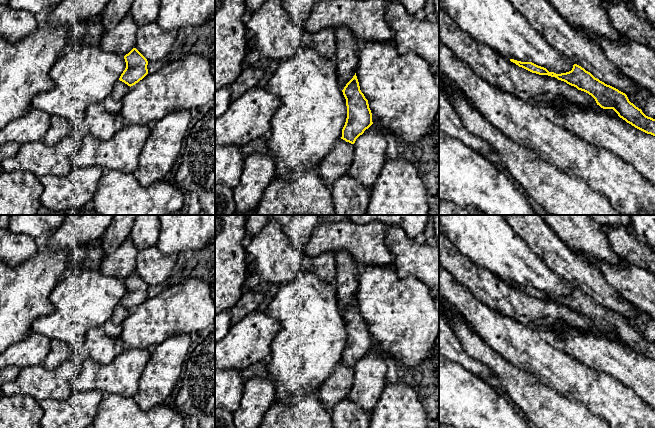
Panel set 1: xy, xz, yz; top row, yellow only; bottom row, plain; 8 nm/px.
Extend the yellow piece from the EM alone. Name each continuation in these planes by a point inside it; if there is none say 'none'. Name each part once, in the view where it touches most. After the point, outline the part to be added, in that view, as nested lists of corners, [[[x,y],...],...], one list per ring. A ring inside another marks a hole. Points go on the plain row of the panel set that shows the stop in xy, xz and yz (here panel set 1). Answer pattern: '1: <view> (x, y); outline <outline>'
none

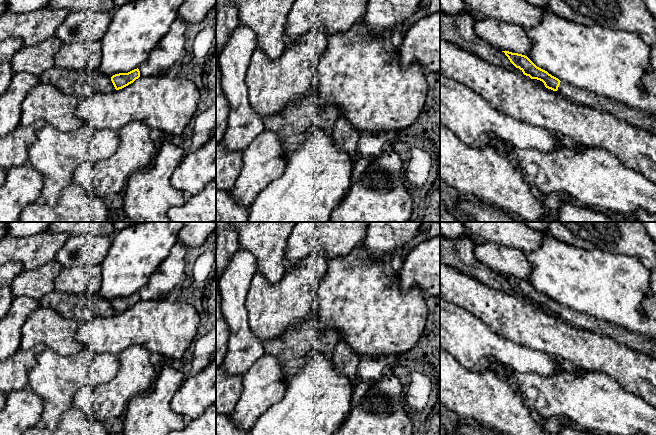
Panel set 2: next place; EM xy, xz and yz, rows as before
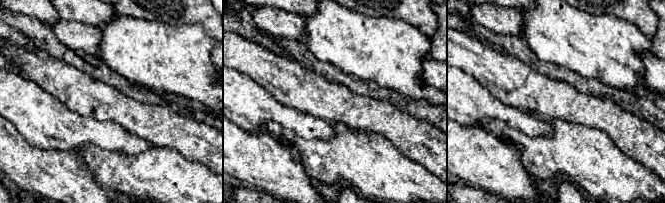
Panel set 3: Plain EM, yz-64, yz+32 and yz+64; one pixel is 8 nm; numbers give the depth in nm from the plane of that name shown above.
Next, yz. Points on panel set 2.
1: yz (637, 341); outline [[[560,306],[557,314],[572,326],[602,333],[635,351],[641,351],[656,359],[656,340],[640,332],[632,332],[616,324],[597,320],[593,316],[580,313],[569,307]]]

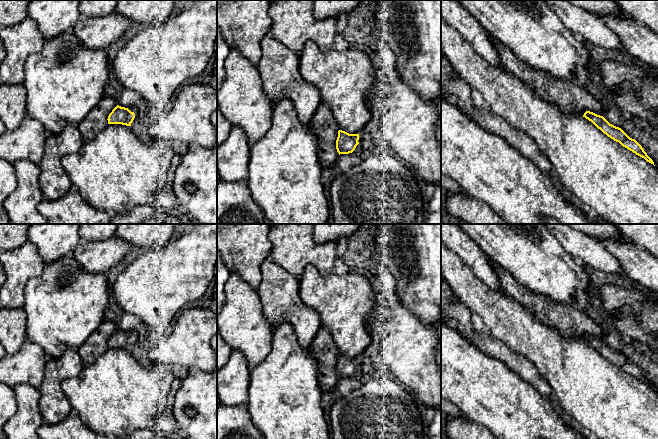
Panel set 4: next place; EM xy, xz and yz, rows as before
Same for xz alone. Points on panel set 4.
none

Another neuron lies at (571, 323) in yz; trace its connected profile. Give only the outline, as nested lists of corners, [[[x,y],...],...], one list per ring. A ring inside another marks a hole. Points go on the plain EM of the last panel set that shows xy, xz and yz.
[[[489,259],[494,268],[501,289],[517,302],[532,311],[535,318],[546,326],[556,329],[562,336],[583,340],[586,335],[603,340],[605,331],[595,323],[587,311],[576,310],[564,304],[557,304],[548,296],[536,294],[516,282],[512,274]]]

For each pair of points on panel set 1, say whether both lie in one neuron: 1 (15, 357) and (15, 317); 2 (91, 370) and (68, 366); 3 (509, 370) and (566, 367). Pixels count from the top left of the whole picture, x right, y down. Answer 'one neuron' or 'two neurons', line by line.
1: two neurons
2: two neurons
3: two neurons

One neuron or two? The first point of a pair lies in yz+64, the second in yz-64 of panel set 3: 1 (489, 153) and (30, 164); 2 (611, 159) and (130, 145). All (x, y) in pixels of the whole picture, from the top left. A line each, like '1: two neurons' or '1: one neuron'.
1: one neuron
2: two neurons

